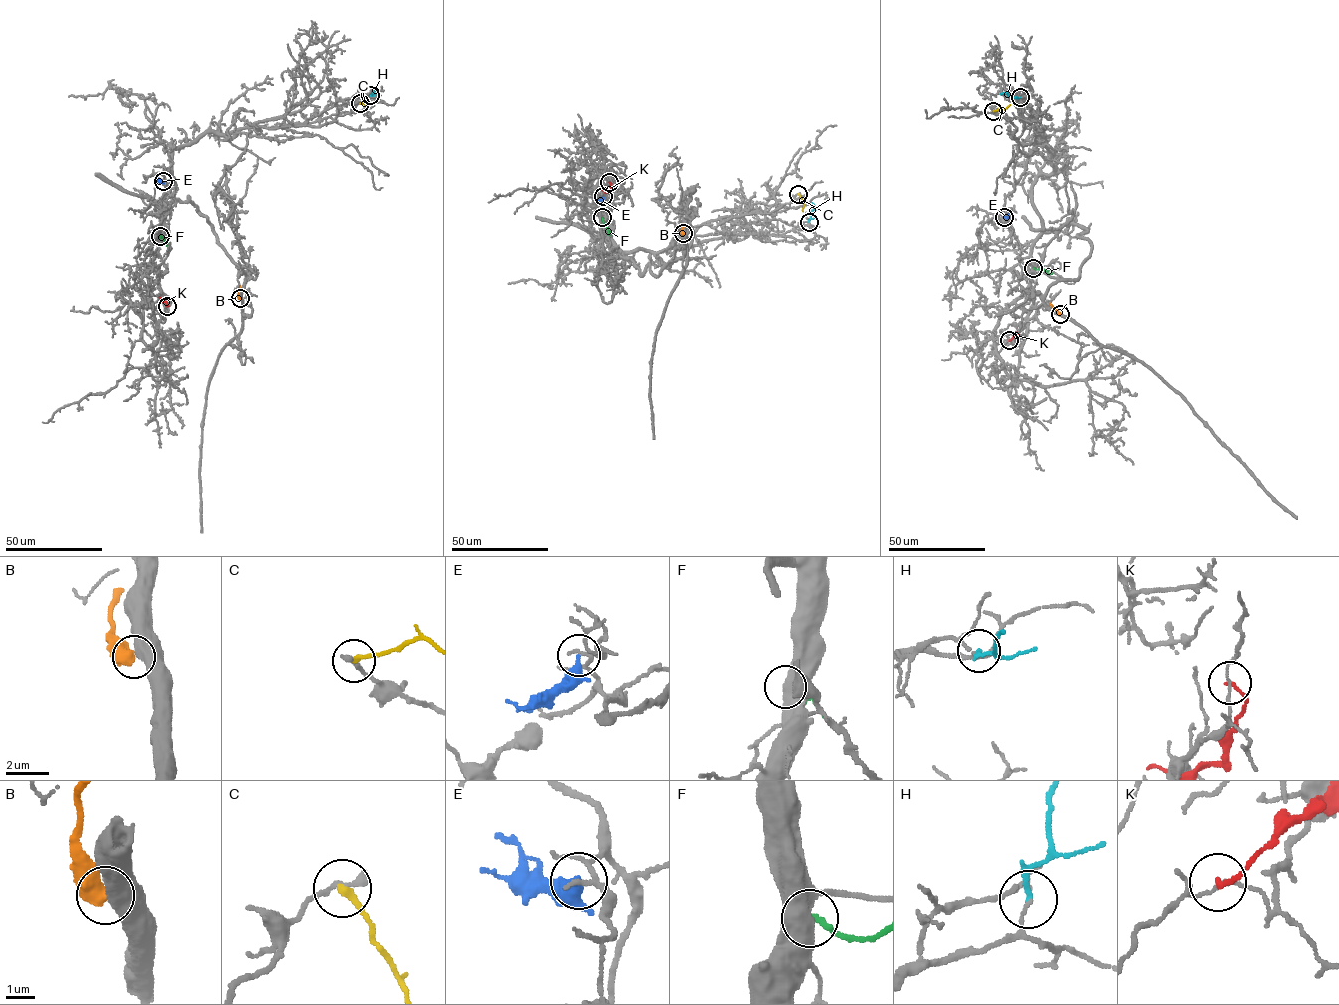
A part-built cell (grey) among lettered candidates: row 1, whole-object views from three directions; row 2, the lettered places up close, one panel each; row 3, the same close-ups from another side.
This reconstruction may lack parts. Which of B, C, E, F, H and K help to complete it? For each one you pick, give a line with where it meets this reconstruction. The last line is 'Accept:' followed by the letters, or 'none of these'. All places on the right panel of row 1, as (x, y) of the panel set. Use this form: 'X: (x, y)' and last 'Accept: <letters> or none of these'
Accept: none of these

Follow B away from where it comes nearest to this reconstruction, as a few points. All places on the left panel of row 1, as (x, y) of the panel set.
B: (240, 298), (240, 286)

